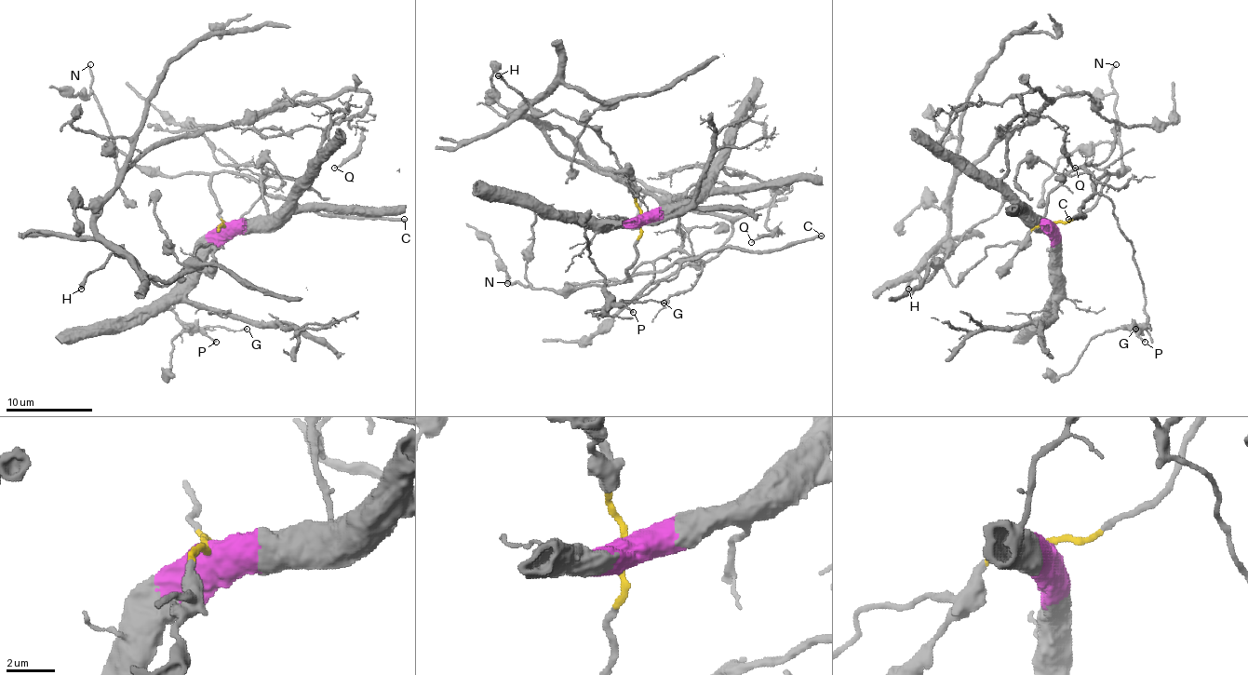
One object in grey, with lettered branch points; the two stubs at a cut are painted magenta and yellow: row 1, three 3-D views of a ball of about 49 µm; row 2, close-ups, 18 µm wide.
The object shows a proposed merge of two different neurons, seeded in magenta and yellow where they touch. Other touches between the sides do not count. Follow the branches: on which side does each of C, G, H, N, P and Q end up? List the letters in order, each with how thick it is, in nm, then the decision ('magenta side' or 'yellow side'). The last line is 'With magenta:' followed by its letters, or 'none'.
C: calibre 240 nm; yellow side
G: calibre 130 nm; yellow side
H: calibre 320 nm; yellow side
N: calibre 150 nm; yellow side
P: calibre 180 nm; yellow side
Q: calibre 130 nm; magenta side
With magenta: Q

